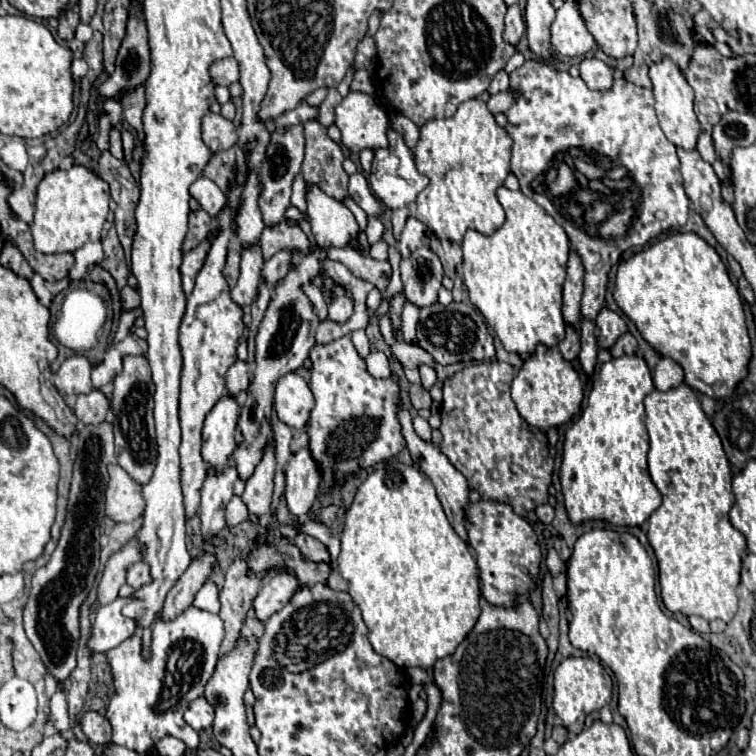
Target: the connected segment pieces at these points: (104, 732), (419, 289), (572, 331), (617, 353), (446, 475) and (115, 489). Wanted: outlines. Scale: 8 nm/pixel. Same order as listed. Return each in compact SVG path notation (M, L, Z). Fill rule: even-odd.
M87 711L81 719L81 727L83 727L83 733L87 735L89 743L105 745L111 741L111 725L109 725L107 717L99 715L97 711Z
M429 247L415 249L407 259L401 261L405 295L415 305L425 307L437 303L437 289L441 289L441 277L441 261Z
M567 325L565 331L567 331L567 337L565 341L559 343L559 351L567 361L573 361L579 355L579 333L573 325Z
M627 331L627 333L623 333L623 335L617 339L617 343L611 347L611 355L613 355L613 357L621 357L621 355L625 355L625 353L635 353L635 349L637 349L637 339Z
M401 407L399 411L399 421L403 425L403 435L407 439L407 449L411 451L411 457L413 461L419 465L419 469L431 479L431 483L435 485L435 491L437 491L437 497L445 509L445 515L449 519L449 523L453 525L453 529L457 531L457 535L465 541L467 541L467 529L465 529L465 513L467 513L467 507L469 507L469 485L465 481L465 477L461 473L457 473L457 469L453 469L453 465L449 465L449 459L441 453L439 447L435 447L433 443L427 443L423 439L419 439L411 427L411 415L405 407Z
M109 465L109 485L107 497L107 517L117 523L131 523L145 511L145 501L141 497L141 485L137 485L119 465Z

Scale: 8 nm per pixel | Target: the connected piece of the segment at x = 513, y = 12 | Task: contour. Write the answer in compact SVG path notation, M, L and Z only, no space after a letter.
M511 5L507 9L507 15L505 15L505 39L511 43L511 45L517 45L519 39L523 37L525 33L525 19L523 19L523 11L519 5Z

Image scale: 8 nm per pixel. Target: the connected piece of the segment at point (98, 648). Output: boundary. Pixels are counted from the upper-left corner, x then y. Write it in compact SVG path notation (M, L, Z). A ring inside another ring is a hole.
M117 597L113 603L103 605L97 609L93 617L93 629L89 647L93 653L105 653L117 645L121 645L125 639L129 639L137 631L137 621L123 617L121 609L129 599Z

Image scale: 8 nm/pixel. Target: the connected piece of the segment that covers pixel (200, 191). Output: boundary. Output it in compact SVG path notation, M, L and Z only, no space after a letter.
M199 177L191 185L191 197L201 203L201 207L209 213L211 219L215 219L227 207L227 195L207 177Z

